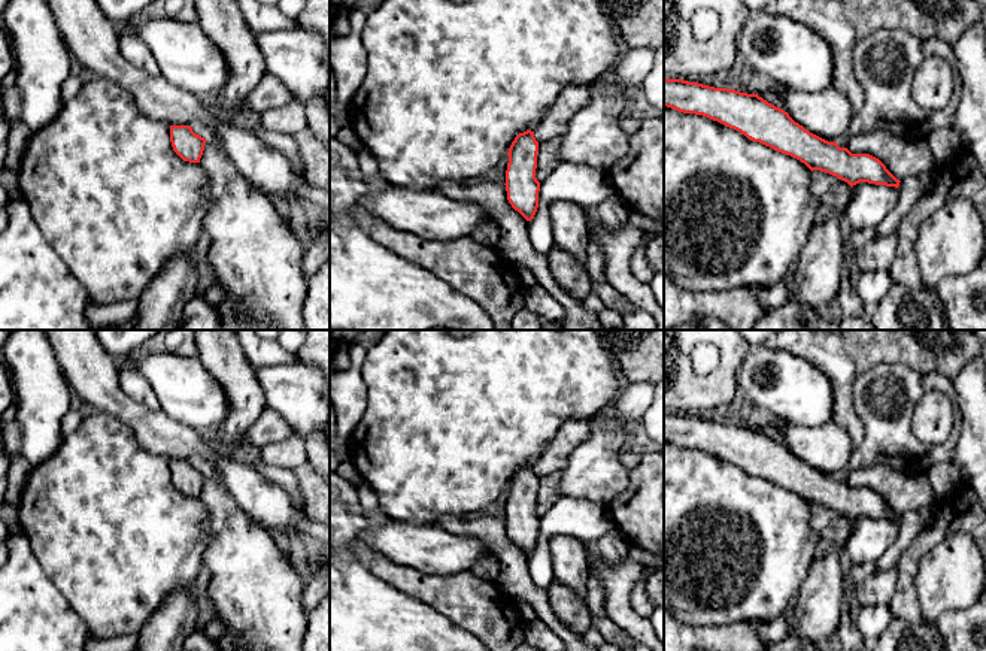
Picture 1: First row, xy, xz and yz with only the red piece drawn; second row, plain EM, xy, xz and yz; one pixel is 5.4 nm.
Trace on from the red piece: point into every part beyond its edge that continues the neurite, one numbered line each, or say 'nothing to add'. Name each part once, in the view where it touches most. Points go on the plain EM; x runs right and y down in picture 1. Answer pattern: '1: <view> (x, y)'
nothing to add

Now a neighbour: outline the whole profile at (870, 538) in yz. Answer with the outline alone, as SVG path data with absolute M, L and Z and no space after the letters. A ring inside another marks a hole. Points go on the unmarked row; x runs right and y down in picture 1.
M859 517L850 521L850 535L844 545L856 564L874 564L896 541L899 526L895 521Z

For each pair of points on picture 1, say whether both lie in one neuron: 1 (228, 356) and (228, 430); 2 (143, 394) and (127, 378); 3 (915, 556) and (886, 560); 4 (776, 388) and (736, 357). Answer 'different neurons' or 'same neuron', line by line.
1: same neuron
2: same neuron
3: different neurons
4: different neurons

